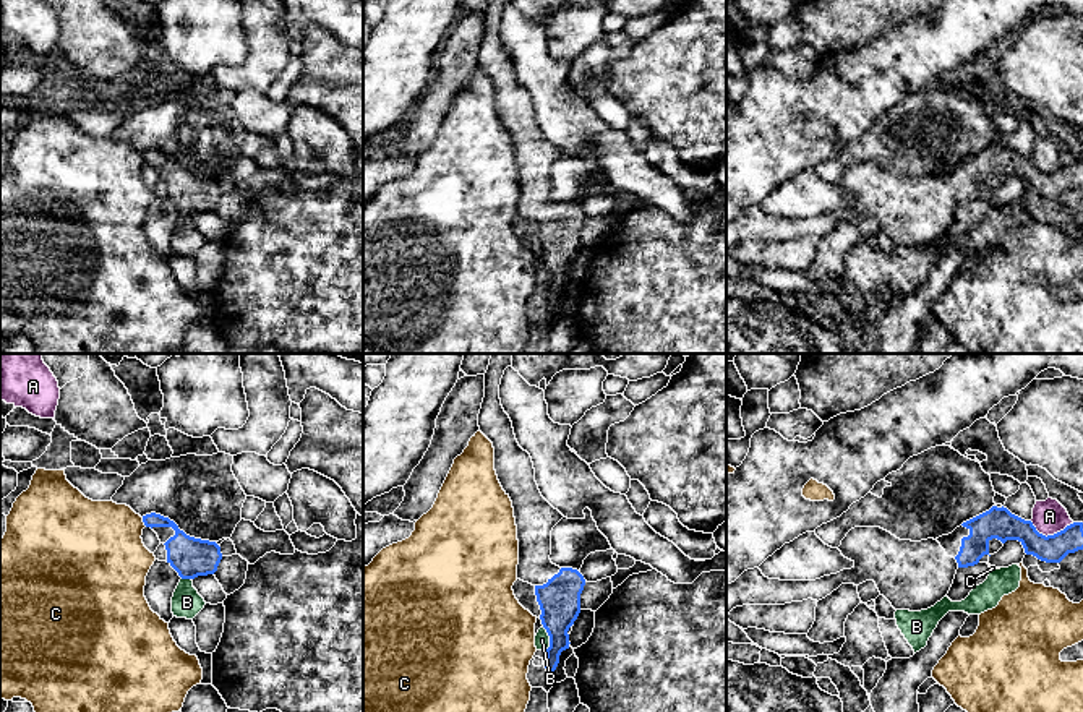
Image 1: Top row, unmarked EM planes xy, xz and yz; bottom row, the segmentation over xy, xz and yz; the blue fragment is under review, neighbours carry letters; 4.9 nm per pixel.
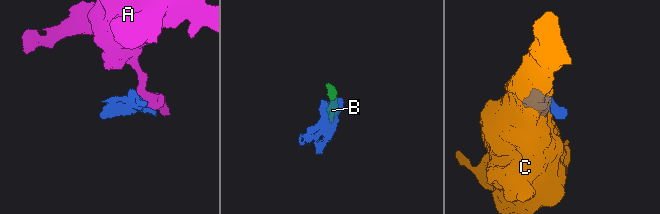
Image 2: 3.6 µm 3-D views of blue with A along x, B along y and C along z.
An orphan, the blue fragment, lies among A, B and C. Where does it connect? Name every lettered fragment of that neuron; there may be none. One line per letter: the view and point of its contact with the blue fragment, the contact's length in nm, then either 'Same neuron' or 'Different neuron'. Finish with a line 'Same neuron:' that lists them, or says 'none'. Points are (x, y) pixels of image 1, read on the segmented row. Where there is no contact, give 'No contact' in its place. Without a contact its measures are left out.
A: Touches blue at yz (1051, 536). Shared border 220 nm. Different neuron
B: Touches blue at xz (550, 639). Shared border 130 nm. Different neuron
C: Touches blue at xy (143, 521). Shared border 50 nm. Different neuron
Same neuron: none

